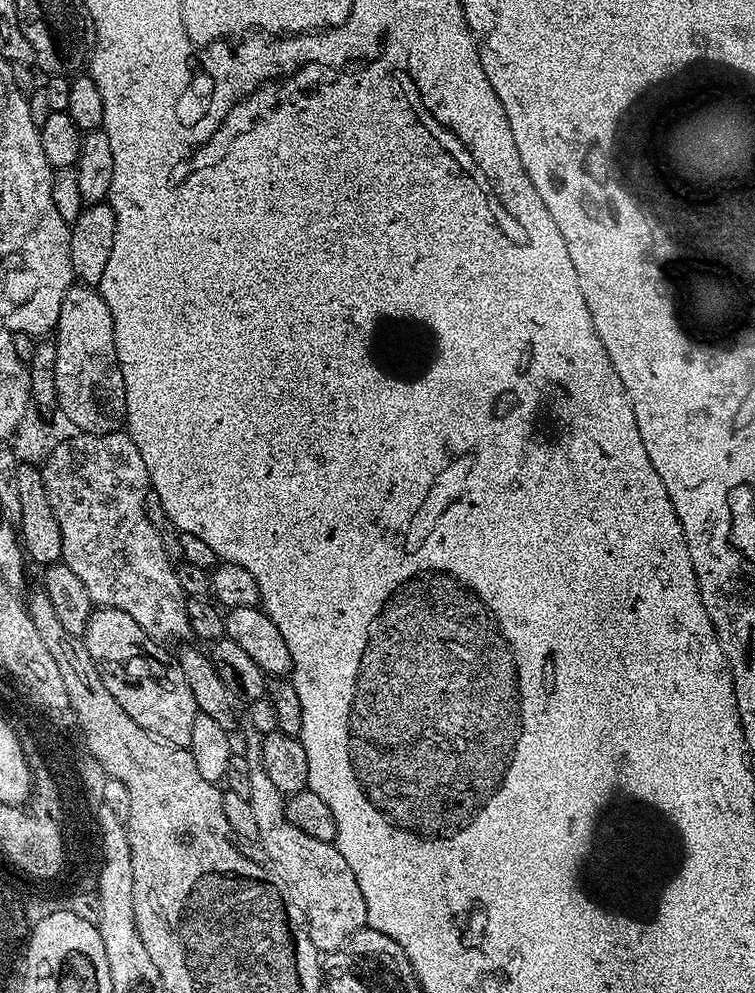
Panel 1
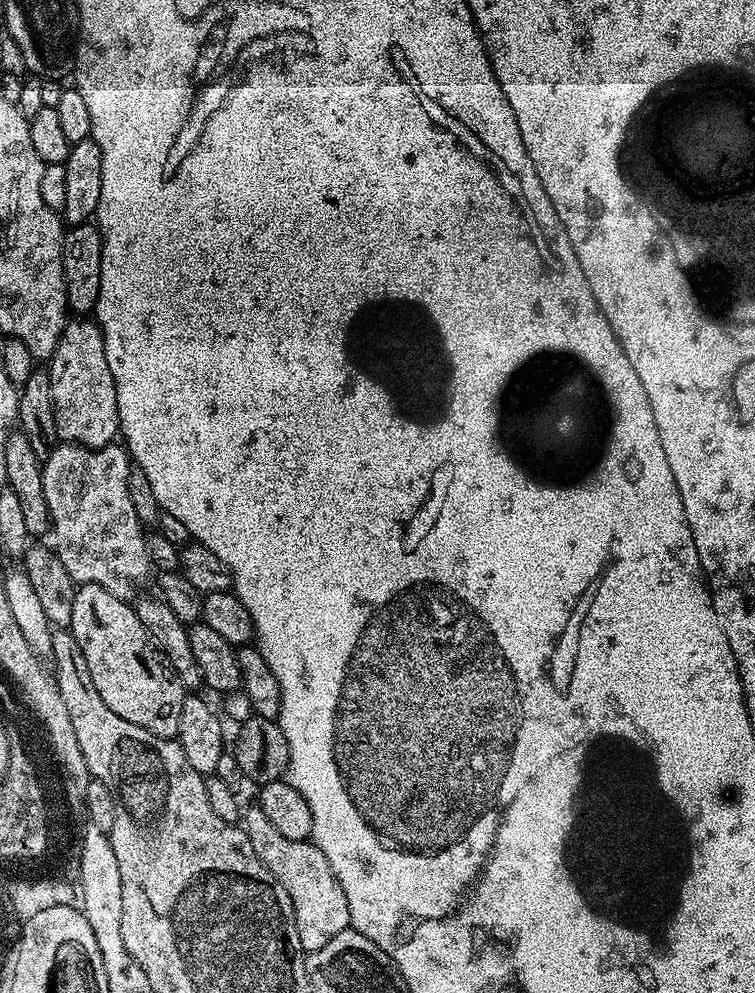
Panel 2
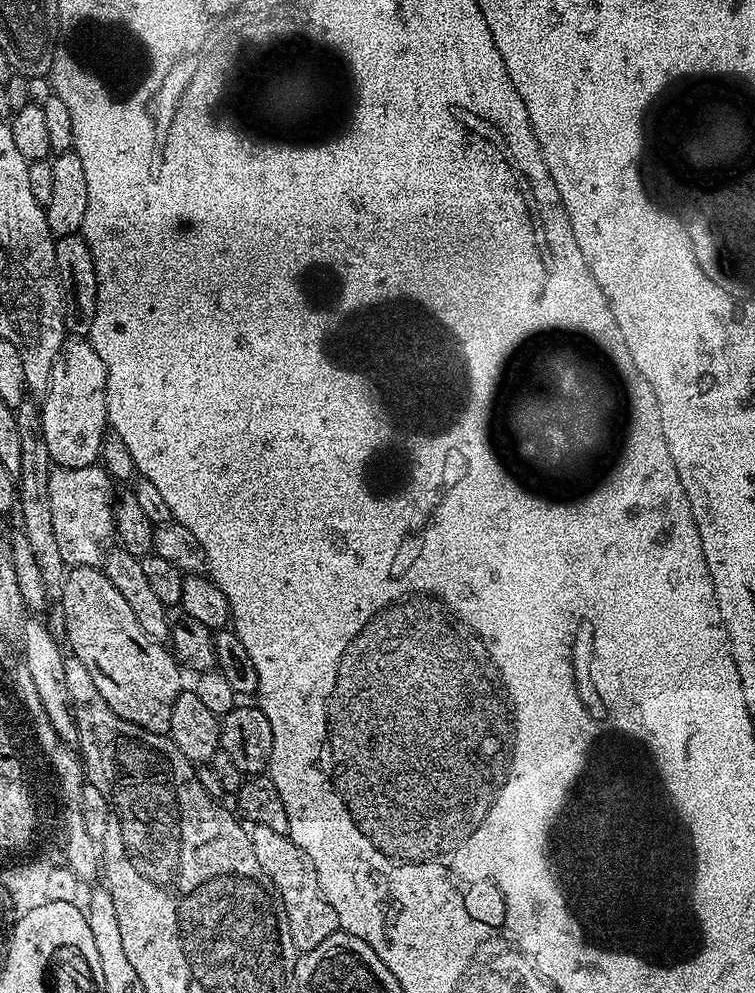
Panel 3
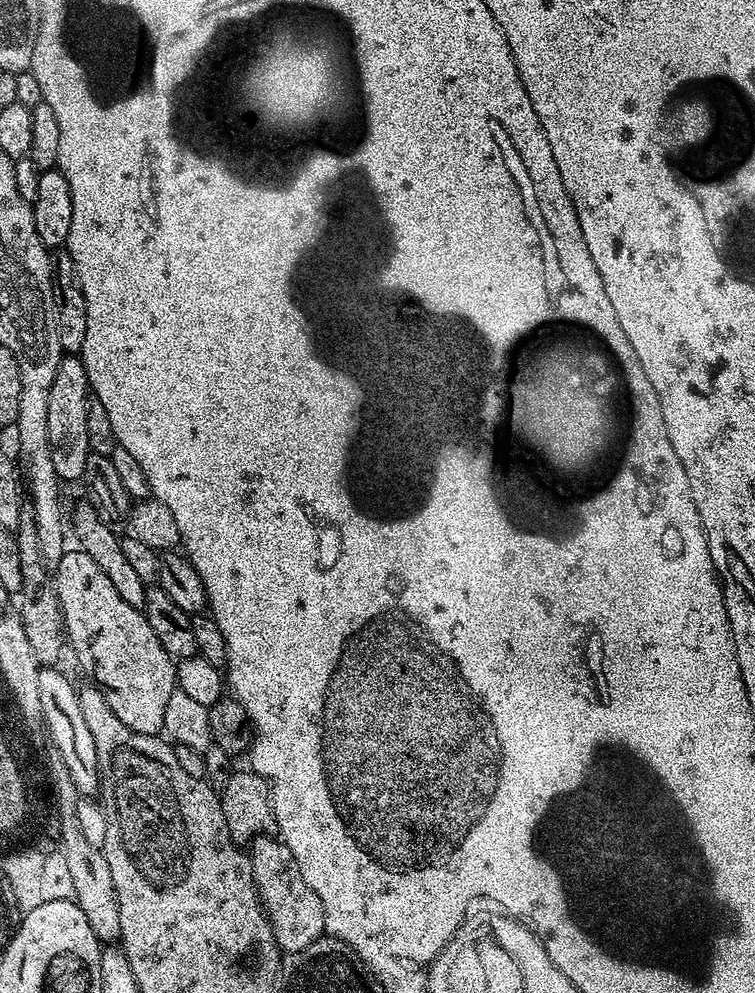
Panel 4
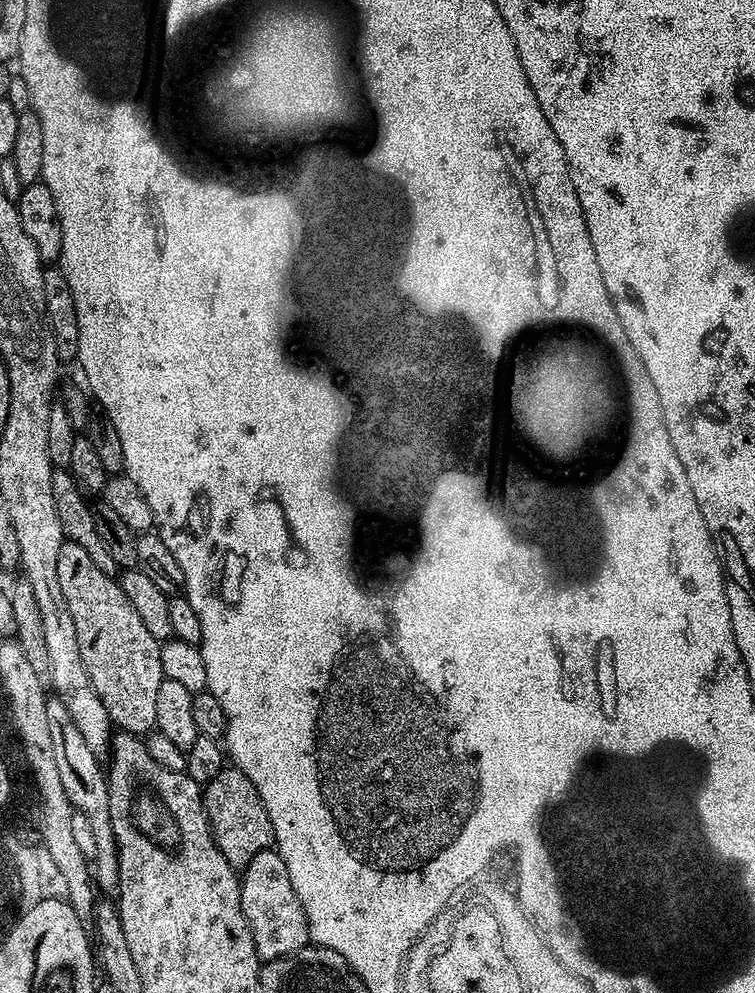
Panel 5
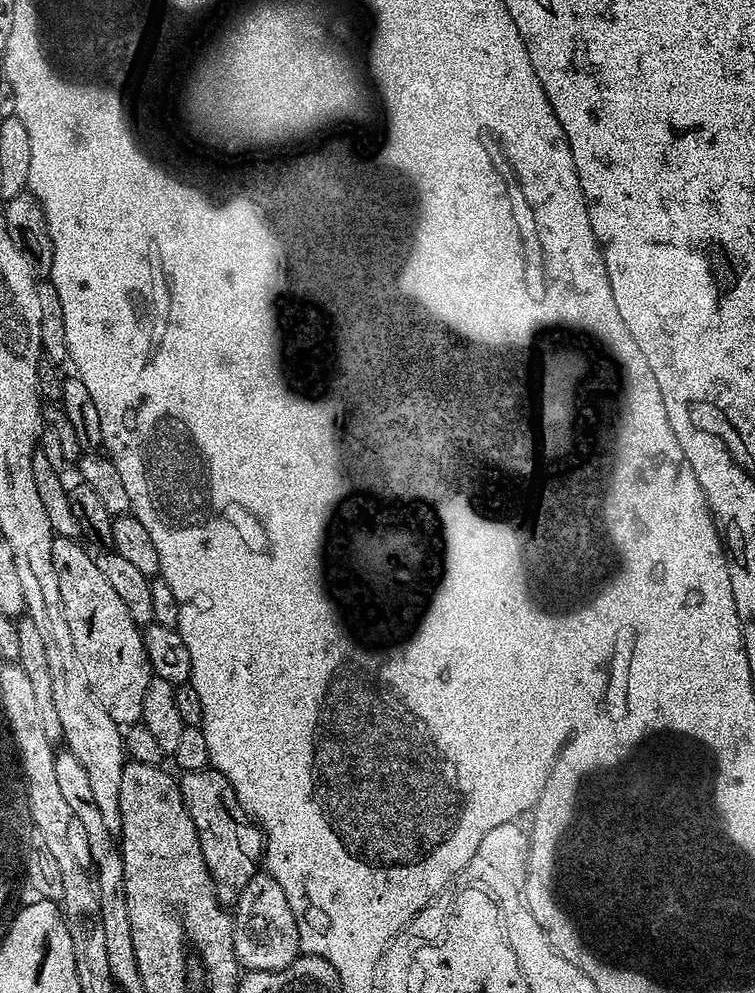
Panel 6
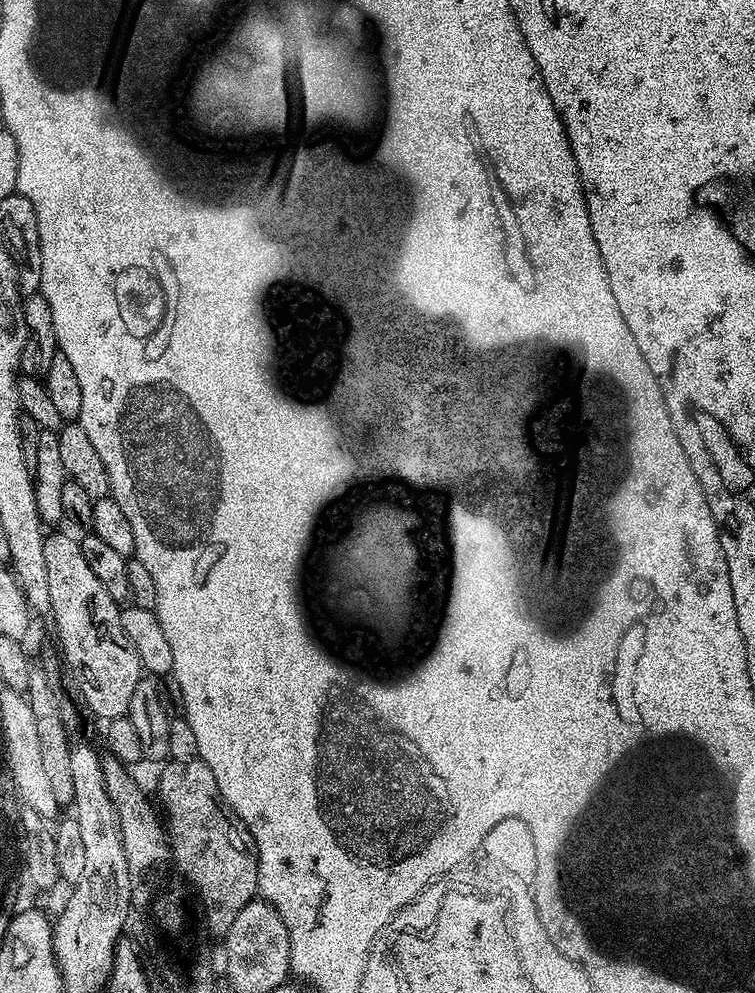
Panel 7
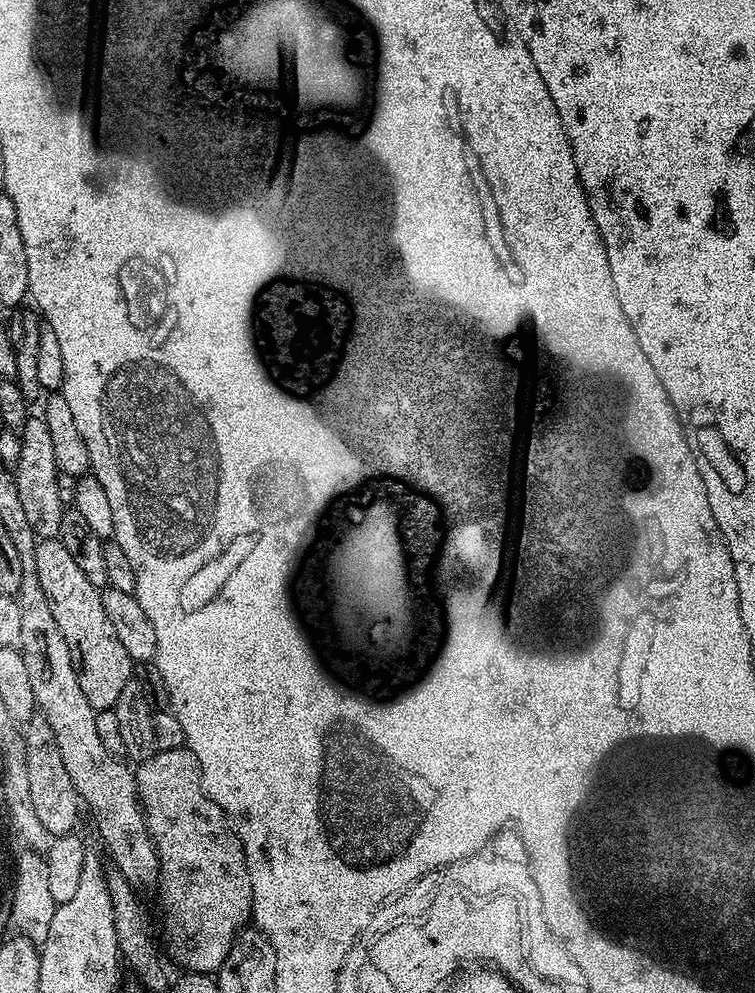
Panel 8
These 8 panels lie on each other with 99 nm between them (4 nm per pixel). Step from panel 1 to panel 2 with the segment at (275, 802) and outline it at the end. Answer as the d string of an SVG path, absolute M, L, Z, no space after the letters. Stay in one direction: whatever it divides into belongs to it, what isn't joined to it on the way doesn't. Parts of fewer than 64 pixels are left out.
M259 806L245 807L242 820L254 846L254 854L258 854L270 874L278 878L282 890L290 894L294 922L298 926L298 942L302 942L305 953L322 950L334 934L342 934L350 927L350 906L346 902L346 894L342 894L342 886L334 870L330 870L330 862L326 862L326 854L322 854L322 850L308 840L282 838Z

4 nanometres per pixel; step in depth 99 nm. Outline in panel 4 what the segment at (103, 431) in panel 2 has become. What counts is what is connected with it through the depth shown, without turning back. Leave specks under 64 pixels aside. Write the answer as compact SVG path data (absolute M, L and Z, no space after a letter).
M76 354L61 355L58 362L58 374L54 374L54 383L50 386L50 402L46 413L50 433L50 458L54 461L54 470L61 481L76 480L85 475L86 462L90 446L90 434L86 431L90 389L84 361Z

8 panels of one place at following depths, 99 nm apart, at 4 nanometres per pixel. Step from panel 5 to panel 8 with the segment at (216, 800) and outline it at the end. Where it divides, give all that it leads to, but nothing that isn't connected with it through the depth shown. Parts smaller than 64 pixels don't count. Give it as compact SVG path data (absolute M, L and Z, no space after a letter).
M186 746L178 750L166 750L165 752L157 750L157 752L149 758L149 760L139 761L138 767L135 769L136 785L138 786L138 794L140 795L140 805L144 807L144 817L146 818L146 826L150 830L150 838L156 847L156 853L160 859L160 878L158 881L158 889L160 888L160 896L168 903L168 910L164 918L164 936L168 939L167 955L177 960L182 967L188 968L189 973L202 972L205 974L219 973L220 967L226 962L226 958L230 954L233 942L240 935L245 927L244 923L249 923L250 913L252 910L252 887L250 886L250 870L246 866L246 854L242 842L238 838L235 828L232 826L228 815L218 807L217 804L208 795L204 793L204 783L200 777L200 763L198 758L194 758L194 754Z

